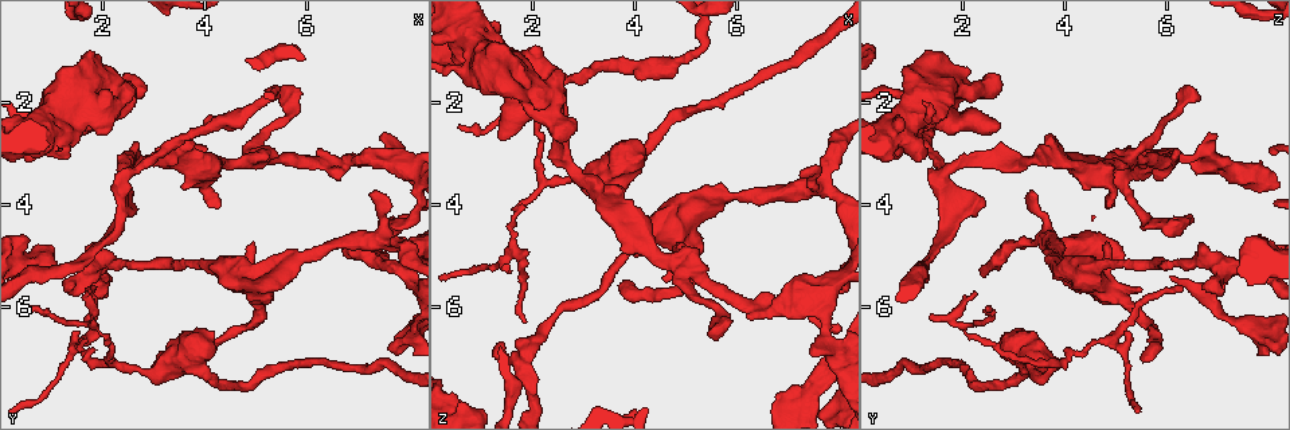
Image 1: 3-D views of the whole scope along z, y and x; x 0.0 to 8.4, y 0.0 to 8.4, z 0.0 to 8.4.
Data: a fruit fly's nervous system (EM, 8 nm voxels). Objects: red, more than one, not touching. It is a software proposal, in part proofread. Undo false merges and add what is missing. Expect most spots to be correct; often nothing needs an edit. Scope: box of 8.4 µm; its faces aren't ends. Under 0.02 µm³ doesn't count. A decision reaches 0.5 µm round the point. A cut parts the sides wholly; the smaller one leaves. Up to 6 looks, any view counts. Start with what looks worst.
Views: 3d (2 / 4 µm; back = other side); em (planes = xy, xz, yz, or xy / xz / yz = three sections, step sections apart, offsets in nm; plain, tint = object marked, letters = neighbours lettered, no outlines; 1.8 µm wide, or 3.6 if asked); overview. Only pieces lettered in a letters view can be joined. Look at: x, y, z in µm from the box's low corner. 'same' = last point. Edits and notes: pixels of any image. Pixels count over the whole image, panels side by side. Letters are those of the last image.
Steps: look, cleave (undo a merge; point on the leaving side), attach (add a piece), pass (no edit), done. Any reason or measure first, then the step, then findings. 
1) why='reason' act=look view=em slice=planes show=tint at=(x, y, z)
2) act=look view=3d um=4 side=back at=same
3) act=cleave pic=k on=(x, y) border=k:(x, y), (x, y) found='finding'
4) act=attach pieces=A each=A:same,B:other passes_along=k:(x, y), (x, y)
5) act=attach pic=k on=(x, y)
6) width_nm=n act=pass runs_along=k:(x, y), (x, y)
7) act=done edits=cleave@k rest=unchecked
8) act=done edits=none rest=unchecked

why='a narrow waist' act=look view=3d um=2 at=(7.60, 2.95, 6.15)

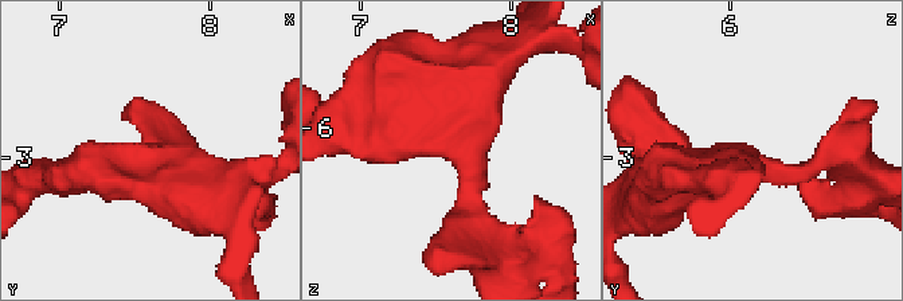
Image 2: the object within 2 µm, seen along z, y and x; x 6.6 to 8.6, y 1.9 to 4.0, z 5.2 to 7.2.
act=look view=em slice=planes show=letters at=(7.60, 2.98, 6.14)

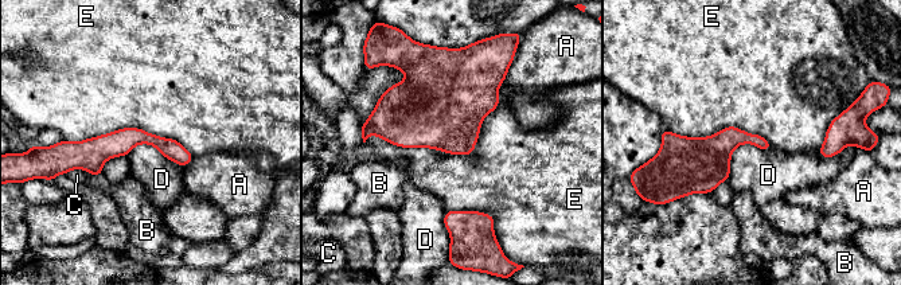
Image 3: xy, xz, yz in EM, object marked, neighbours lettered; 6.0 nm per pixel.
act=pass each=A:other,B:other,C:other,D:other,E:other border=3:(771, 147), (740, 144), (726, 180) found='one neuron here'

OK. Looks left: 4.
why='sharp bend' act=look view=3d um=2 at=(2.50, 3.35, 1.60)

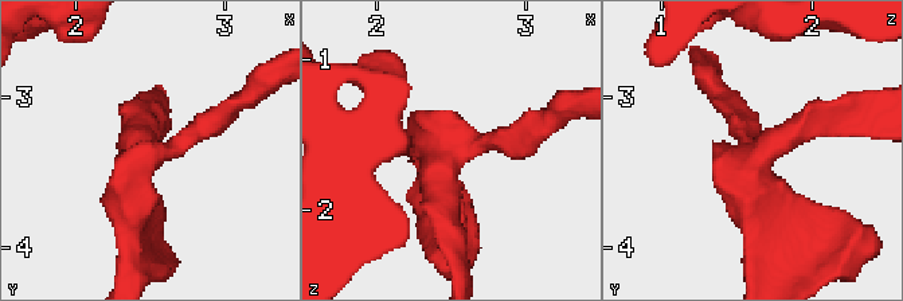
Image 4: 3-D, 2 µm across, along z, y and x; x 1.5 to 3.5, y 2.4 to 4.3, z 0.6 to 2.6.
arms=3 why='now the EM' act=look view=em slice=planes show=letters at=(2.52, 3.40, 1.60)

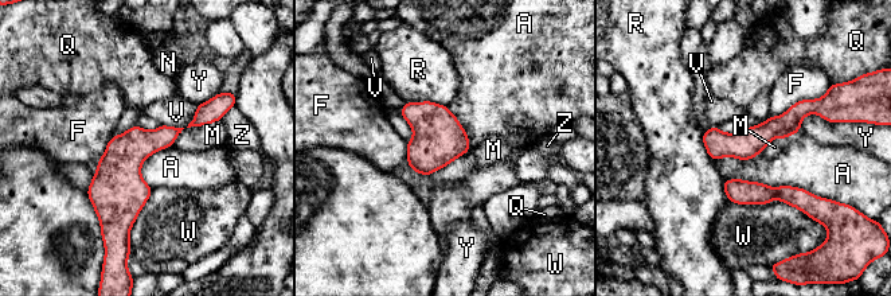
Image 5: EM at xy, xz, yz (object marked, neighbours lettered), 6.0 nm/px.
longest_contact=A:600nm act=pass each=A:other,F:other,M:other,N:other,Q:other,R:other,V:other,W:other,Y:other,Z:other border=5:(723, 179), (796, 186), (824, 198) found='continuous, no second neuron'

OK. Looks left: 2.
why='abrupt turn' act=look view=em slice=planes show=plain at=(4.90, 3.15, 5.30)

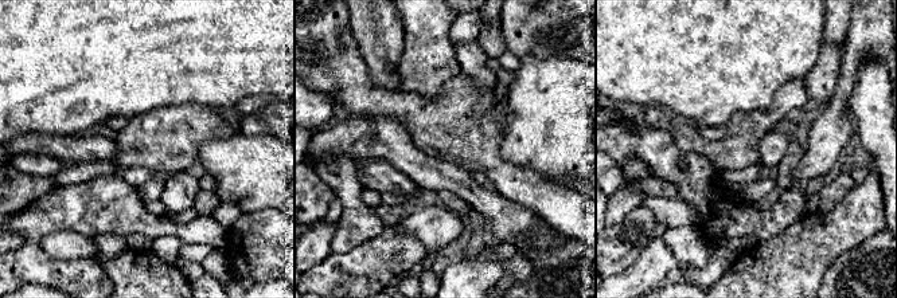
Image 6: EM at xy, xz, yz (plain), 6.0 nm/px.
act=look view=em slice=planes show=letters at=same

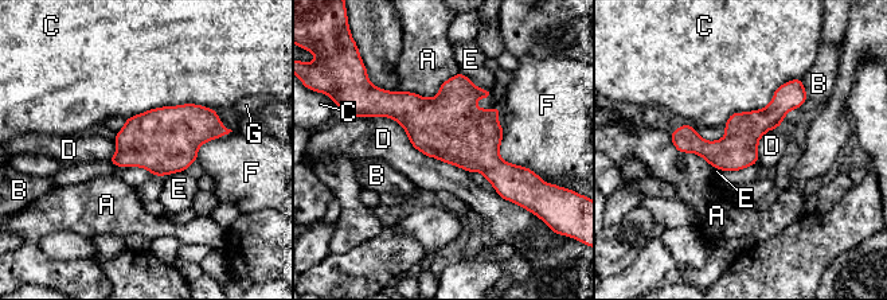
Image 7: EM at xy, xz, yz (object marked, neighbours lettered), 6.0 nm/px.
act=pass each=A:other,B:other,C:other,D:other,E:other,F:other,G:other runs_along=7:(796, 88), (730, 148), (675, 139) found='continuous, no second neuron'

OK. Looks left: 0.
act=done edits=none rest=unchecked

